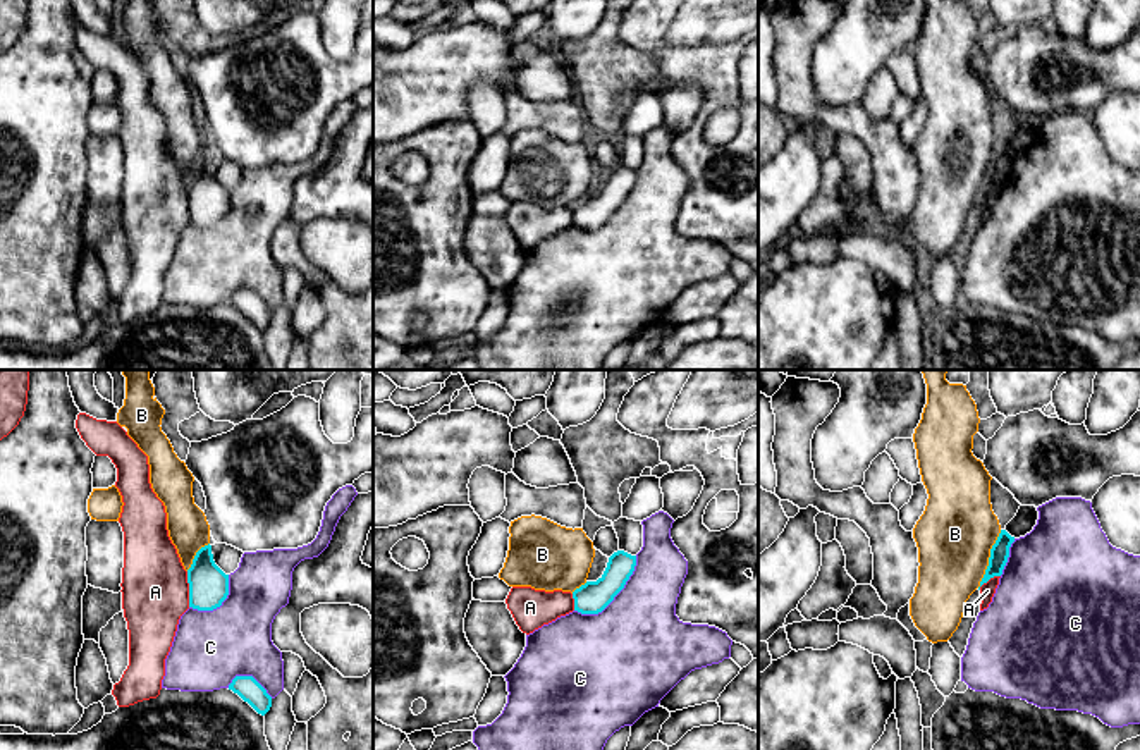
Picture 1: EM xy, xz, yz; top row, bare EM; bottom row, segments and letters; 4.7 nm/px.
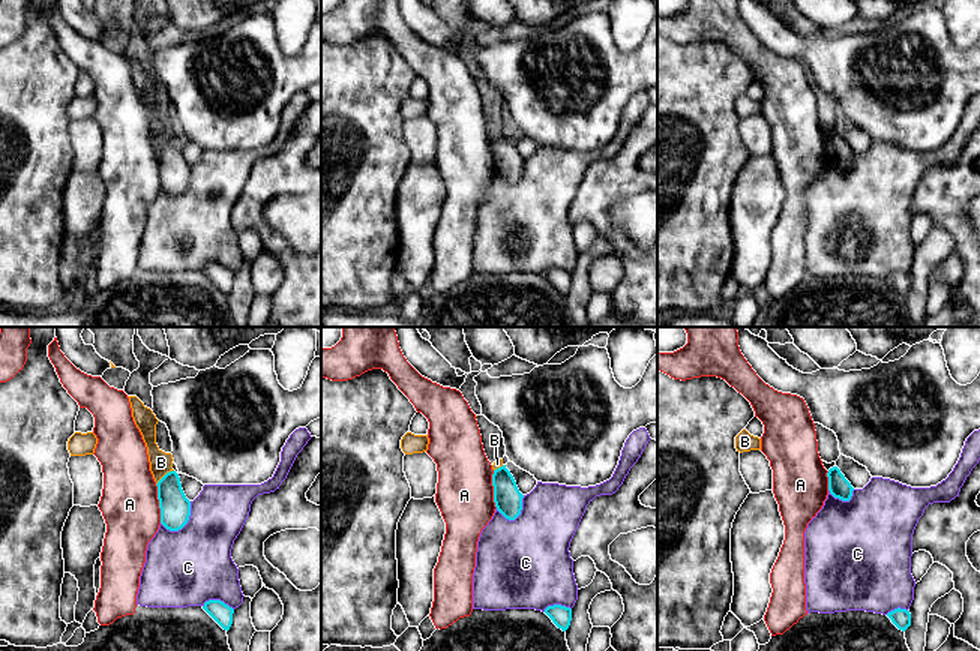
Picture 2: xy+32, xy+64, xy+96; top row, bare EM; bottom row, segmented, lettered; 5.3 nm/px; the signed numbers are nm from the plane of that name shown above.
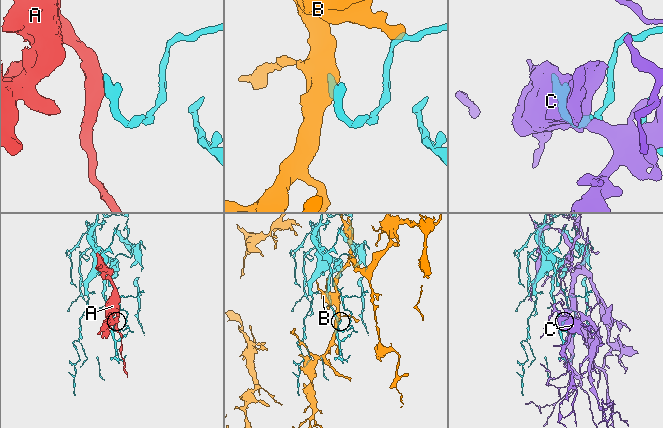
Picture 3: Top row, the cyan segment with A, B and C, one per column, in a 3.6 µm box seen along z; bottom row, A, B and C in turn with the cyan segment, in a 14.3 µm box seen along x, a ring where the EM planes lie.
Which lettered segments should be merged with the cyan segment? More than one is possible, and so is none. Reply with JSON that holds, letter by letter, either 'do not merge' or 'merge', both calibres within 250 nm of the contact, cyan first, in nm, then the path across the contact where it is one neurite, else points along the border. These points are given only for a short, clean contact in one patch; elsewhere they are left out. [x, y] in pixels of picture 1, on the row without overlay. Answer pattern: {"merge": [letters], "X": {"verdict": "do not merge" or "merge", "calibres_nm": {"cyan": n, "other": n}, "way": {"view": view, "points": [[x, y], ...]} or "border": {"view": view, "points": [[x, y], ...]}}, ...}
{"merge": [], "A": {"verdict": "do not merge", "calibres_nm": {"cyan": 190, "other": 320}, "border": {"view": "xy", "points": [[186, 186], [190, 221]]}}, "B": {"verdict": "do not merge", "calibres_nm": {"cyan": 90, "other": 360}, "border": {"view": "yz", "points": [[1001, 145], [977, 202]]}}, "C": {"verdict": "do not merge", "calibres_nm": {"cyan": 150, "other": 460}}}

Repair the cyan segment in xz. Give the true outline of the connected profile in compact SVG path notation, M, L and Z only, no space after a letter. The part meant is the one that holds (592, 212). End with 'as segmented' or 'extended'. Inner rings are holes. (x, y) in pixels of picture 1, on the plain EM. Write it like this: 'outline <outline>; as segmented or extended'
outline M617 165L609 172L604 189L597 196L586 196L573 206L574 225L581 229L602 227L624 203L633 189L636 170Z; as segmented

